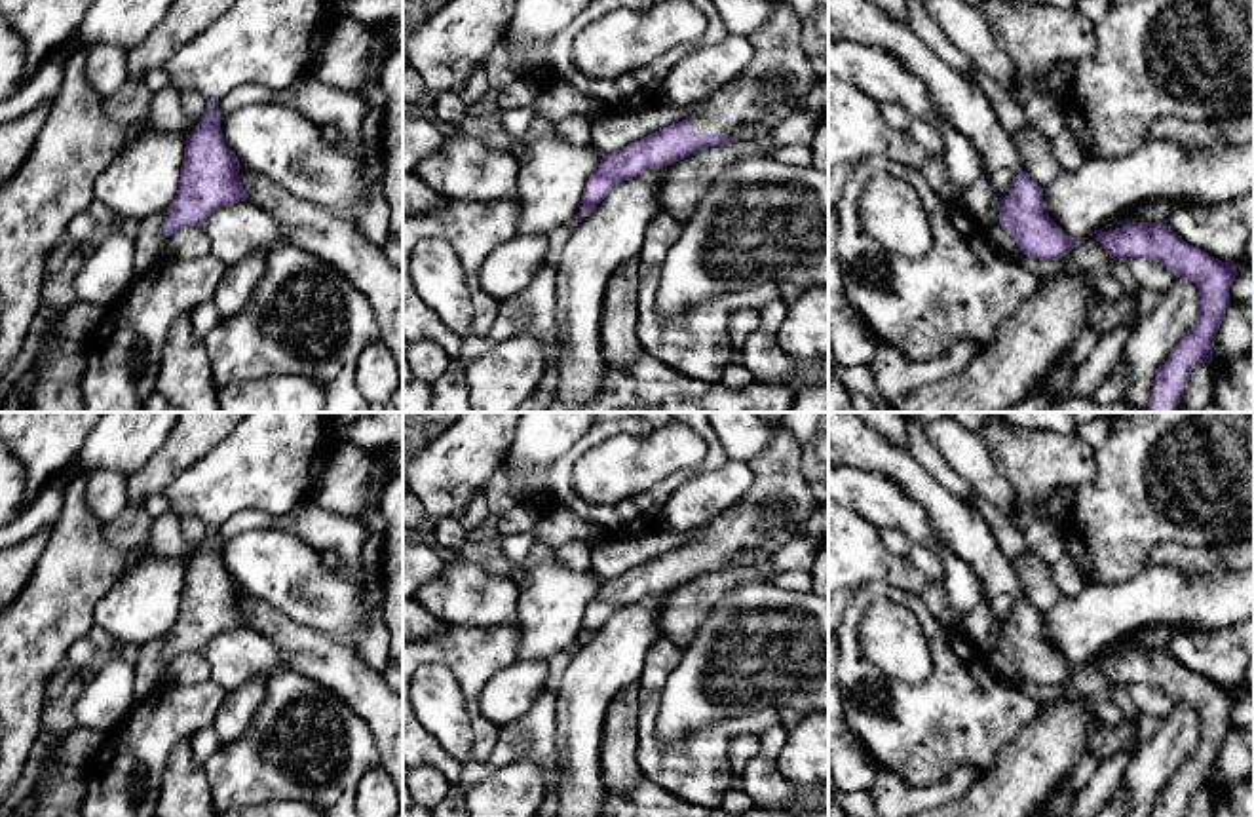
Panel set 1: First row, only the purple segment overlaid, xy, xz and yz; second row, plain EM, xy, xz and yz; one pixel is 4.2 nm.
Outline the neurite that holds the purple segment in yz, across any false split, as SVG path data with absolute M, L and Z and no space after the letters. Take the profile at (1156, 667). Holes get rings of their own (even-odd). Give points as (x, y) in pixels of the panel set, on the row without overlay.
M1130 648L1110 657L1094 656L1094 661L1113 686L1155 686L1176 703L1197 711L1201 720L1197 749L1159 792L1151 815L1184 817L1191 796L1199 788L1212 788L1216 758L1229 732L1229 714L1239 701L1237 690L1222 688L1189 671L1167 650Z

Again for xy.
M207 530L201 547L186 562L179 618L167 633L163 659L203 650L224 631L247 627L241 589L224 566L218 530Z

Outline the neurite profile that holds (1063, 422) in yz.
M999 412L999 416L1018 429L1045 429L1066 435L1077 433L1074 412Z

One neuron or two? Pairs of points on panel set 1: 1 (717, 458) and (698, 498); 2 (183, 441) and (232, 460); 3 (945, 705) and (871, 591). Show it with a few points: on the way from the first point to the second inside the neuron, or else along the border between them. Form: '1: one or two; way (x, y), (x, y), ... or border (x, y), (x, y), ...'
1: two; border (730, 460), (717, 470), (694, 475), (671, 493)
2: two; border (232, 432), (175, 477)
3: one; way (945, 669), (943, 641), (924, 614), (907, 599)

